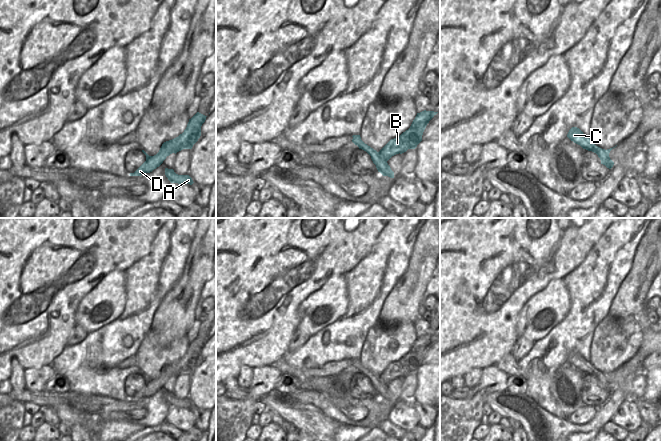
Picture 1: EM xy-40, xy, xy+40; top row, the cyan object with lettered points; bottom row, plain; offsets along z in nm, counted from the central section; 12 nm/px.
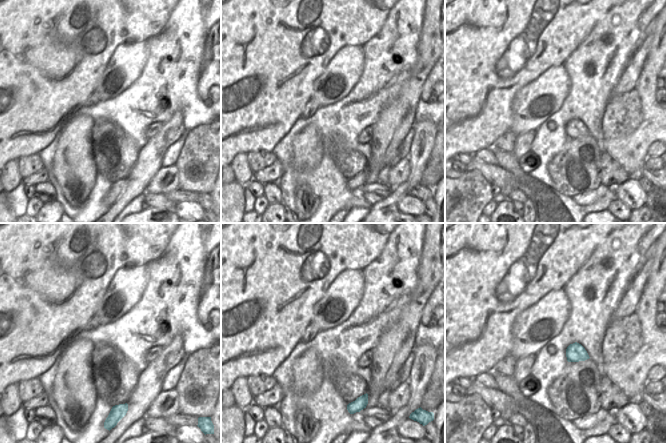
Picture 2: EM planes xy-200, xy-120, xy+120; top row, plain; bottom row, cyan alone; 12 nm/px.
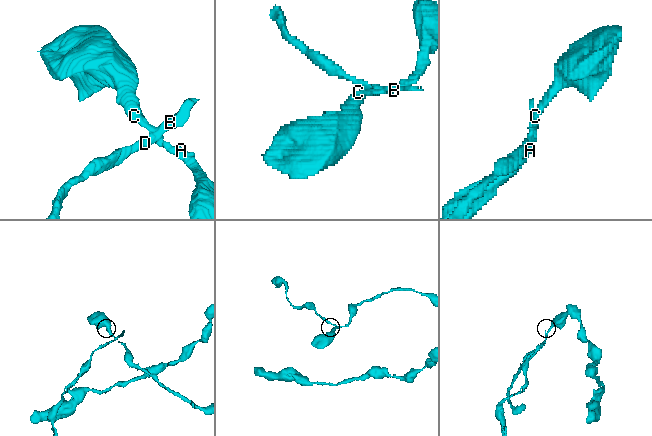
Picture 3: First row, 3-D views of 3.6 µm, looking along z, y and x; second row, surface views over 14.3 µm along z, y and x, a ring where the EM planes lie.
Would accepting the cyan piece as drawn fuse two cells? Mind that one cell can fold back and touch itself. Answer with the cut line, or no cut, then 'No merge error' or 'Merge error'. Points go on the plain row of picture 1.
Split along xy (378, 376), (378, 379), (386, 385). Merge error

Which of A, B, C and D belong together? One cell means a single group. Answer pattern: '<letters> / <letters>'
A C / B D

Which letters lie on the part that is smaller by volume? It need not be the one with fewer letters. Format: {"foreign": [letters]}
{"foreign": ["B", "D"]}

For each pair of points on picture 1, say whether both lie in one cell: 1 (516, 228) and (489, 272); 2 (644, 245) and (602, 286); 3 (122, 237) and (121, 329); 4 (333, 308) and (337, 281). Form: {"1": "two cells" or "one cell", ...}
{"1": "one cell", "2": "two cells", "3": "two cells", "4": "one cell"}

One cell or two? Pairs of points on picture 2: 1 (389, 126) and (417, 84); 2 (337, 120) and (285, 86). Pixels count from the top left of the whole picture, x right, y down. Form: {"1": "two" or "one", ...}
{"1": "one", "2": "two"}

